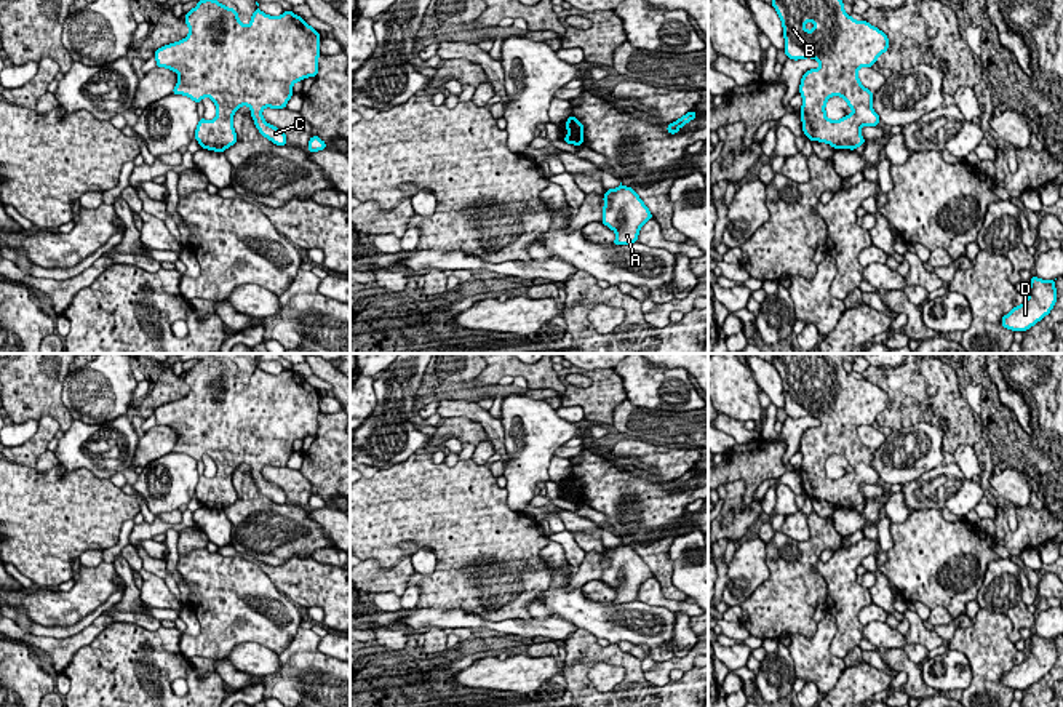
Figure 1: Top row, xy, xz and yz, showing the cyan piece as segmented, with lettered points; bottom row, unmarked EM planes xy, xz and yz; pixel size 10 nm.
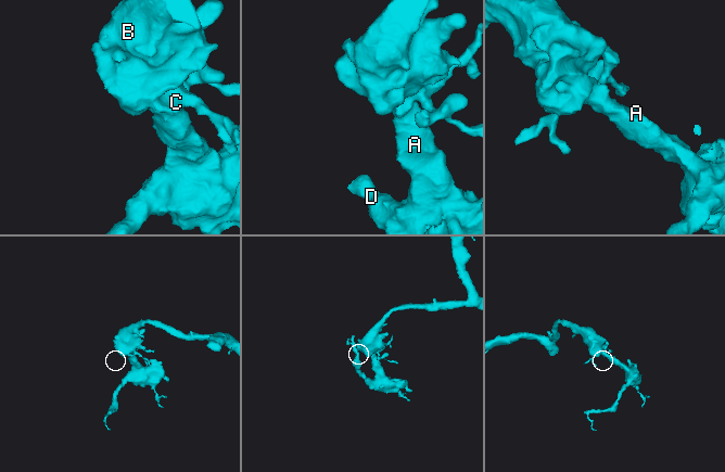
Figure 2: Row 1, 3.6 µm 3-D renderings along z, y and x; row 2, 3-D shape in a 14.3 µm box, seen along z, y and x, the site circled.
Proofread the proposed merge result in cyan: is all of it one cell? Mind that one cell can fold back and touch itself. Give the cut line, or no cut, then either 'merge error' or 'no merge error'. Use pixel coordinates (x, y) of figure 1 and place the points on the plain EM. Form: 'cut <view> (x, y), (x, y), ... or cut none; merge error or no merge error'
cut none; no merge error

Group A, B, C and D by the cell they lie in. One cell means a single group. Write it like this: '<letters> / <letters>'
A B C D

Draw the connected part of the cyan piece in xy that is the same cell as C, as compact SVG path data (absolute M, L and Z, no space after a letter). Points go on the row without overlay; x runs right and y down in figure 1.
M198 358L198 363L185 371L189 393L176 401L155 409L157 425L166 425L179 433L173 453L184 453L195 461L208 454L217 467L214 478L200 477L195 497L203 507L224 510L237 501L233 472L241 465L251 467L251 475L259 491L277 504L288 502L286 493L269 483L262 469L265 465L285 467L294 453L293 443L307 435L317 435L320 414L320 392L305 377L293 369L283 369L273 376L257 365L248 384L238 377L233 366L217 358Z

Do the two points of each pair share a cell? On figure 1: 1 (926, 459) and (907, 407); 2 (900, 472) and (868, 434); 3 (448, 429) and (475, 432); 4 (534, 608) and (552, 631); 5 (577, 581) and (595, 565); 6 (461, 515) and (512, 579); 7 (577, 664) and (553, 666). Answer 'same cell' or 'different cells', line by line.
1: different cells
2: different cells
3: same cell
4: different cells
5: same cell
6: same cell
7: different cells

